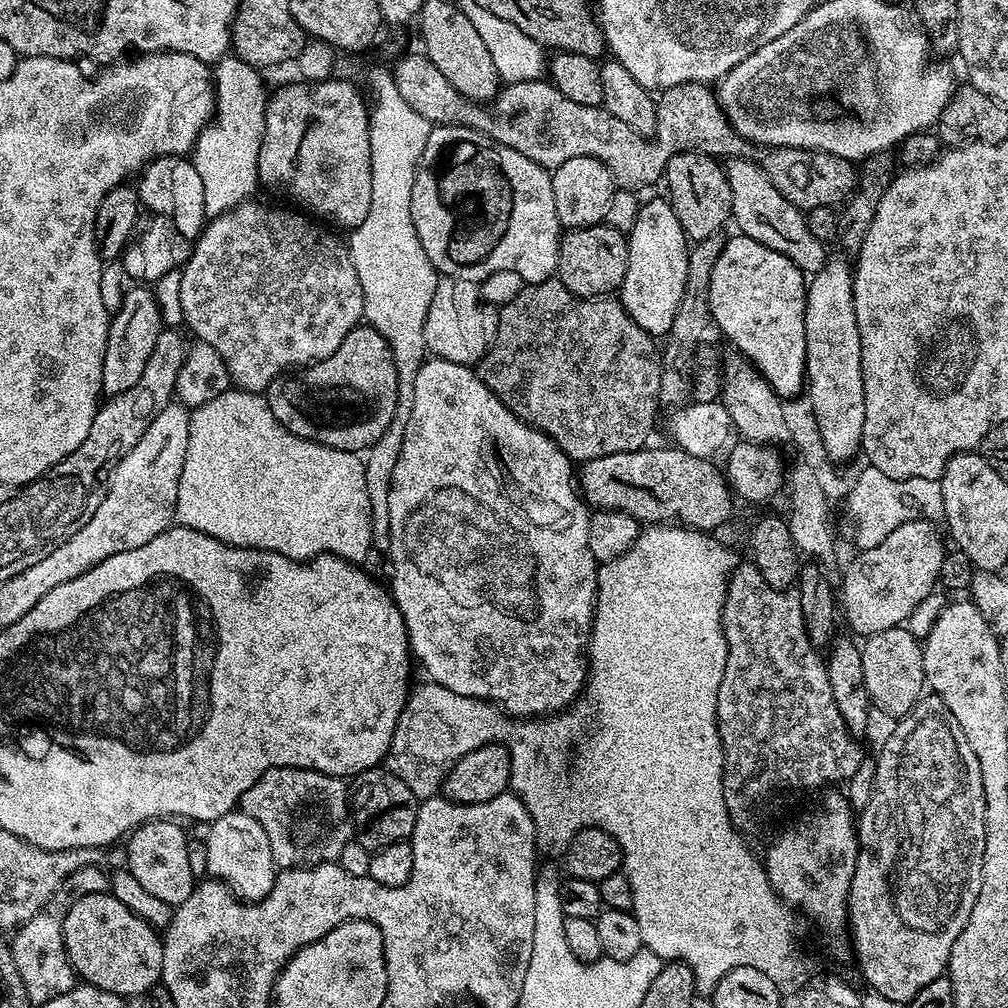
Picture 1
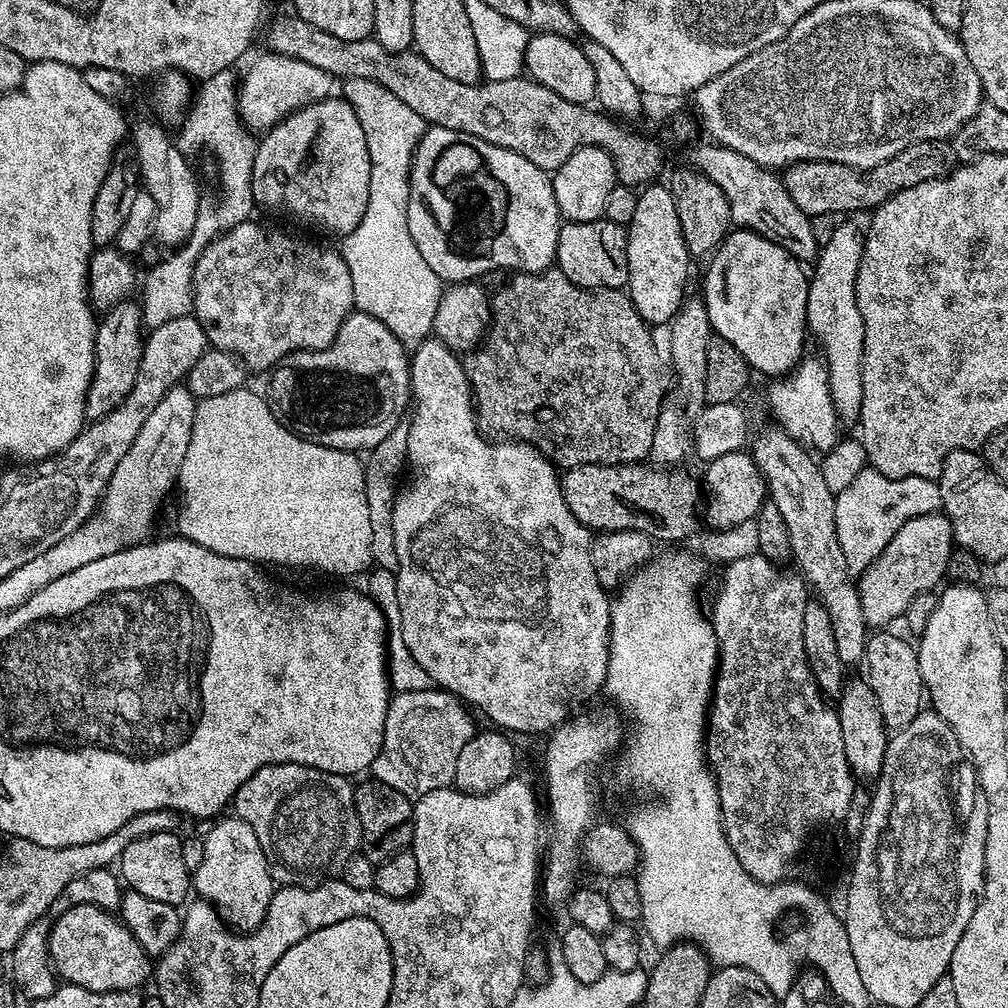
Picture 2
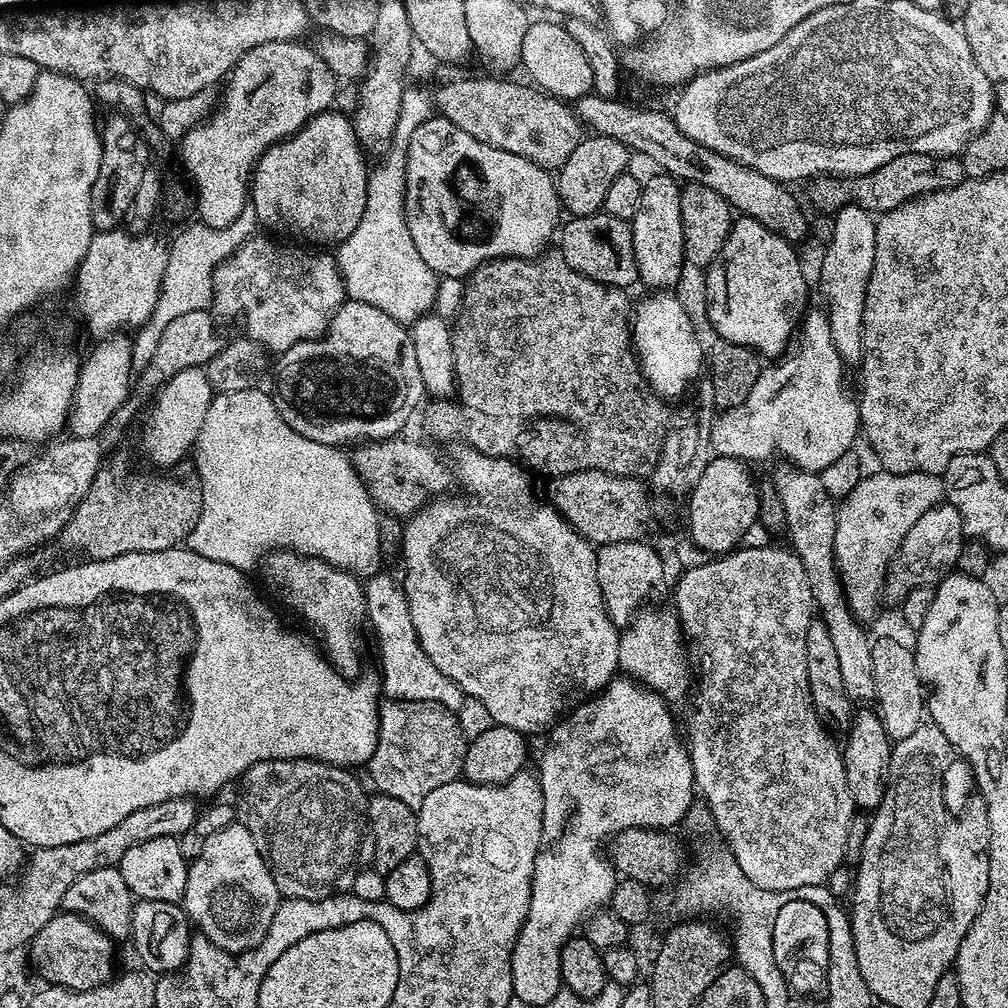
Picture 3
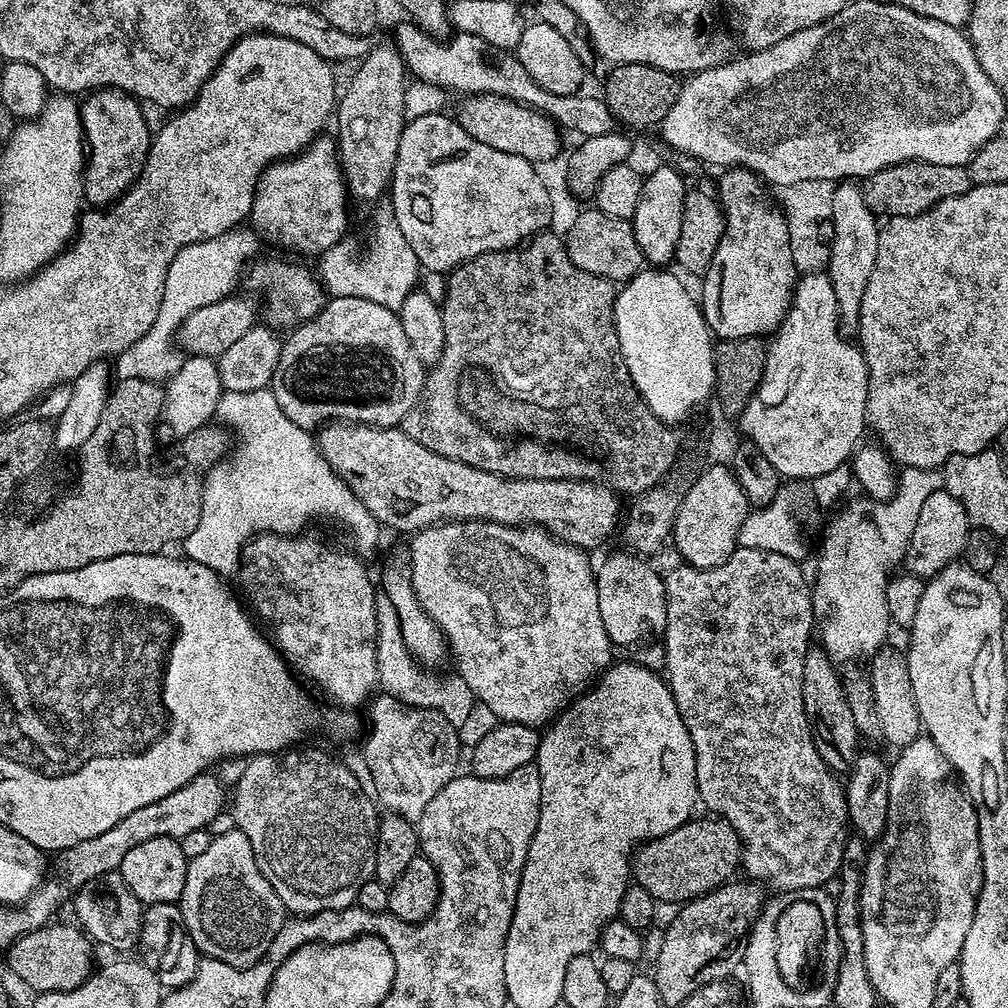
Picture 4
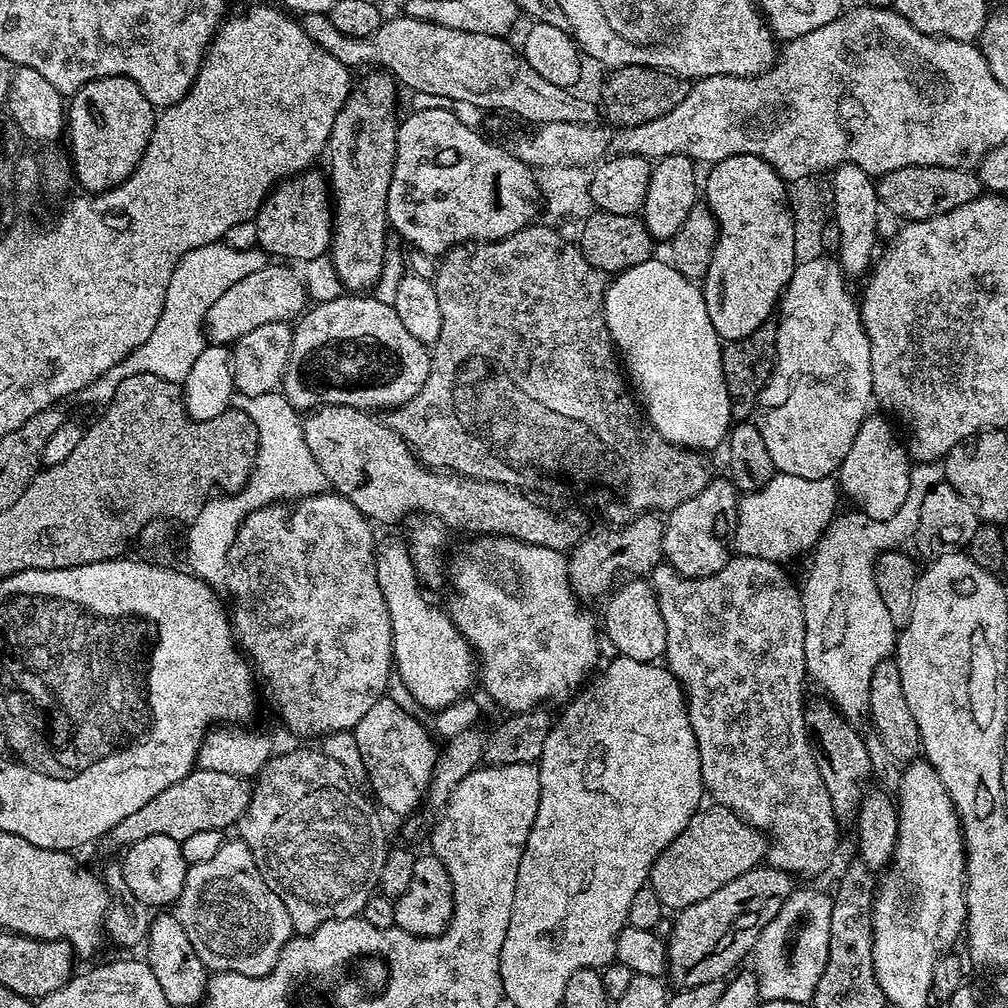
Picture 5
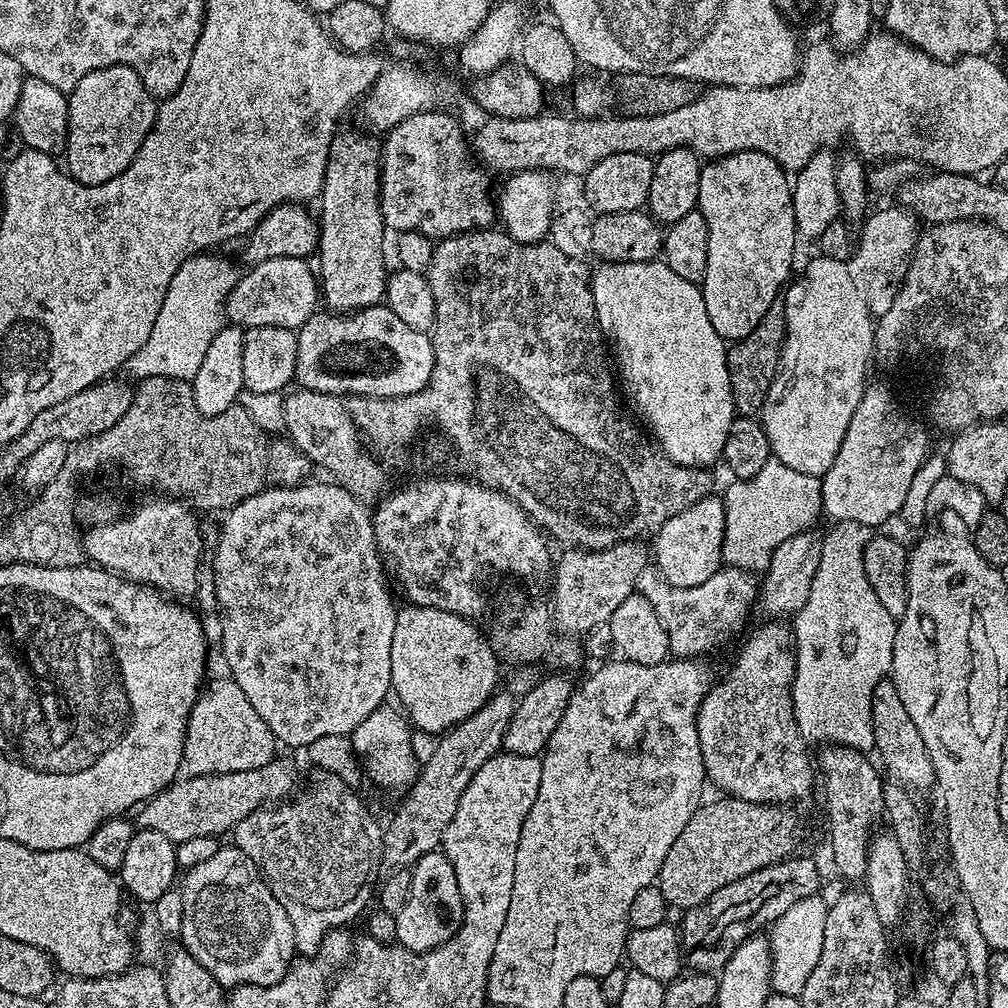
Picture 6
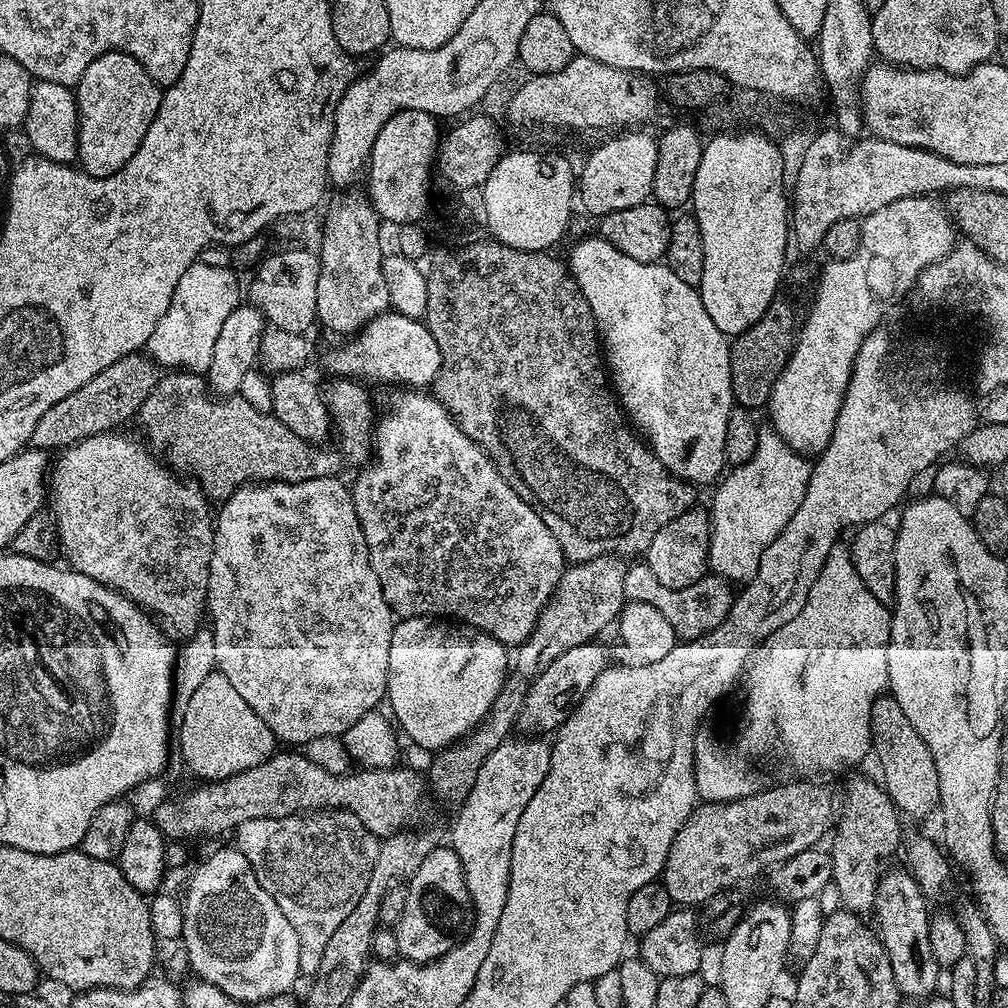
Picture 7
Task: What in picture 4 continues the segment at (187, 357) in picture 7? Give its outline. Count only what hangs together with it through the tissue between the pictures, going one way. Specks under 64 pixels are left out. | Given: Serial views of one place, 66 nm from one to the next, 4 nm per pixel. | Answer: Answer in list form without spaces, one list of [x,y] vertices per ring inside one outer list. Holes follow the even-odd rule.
[[[237,226],[231,232],[218,234],[218,238],[182,246],[182,250],[174,254],[174,262],[170,262],[170,270],[166,270],[162,306],[158,306],[154,326],[150,326],[150,330],[146,330],[146,334],[142,334],[142,338],[138,338],[134,346],[130,346],[115,357],[115,379],[142,378],[167,382],[180,369],[184,361],[177,340],[182,322],[186,322],[186,318],[190,318],[194,310],[202,310],[202,306],[210,306],[221,300],[223,296],[233,295],[235,288],[232,287],[243,274],[244,267],[246,267],[245,272],[249,267],[248,260],[257,259],[255,256],[259,248],[262,248],[261,241],[248,226]]]

